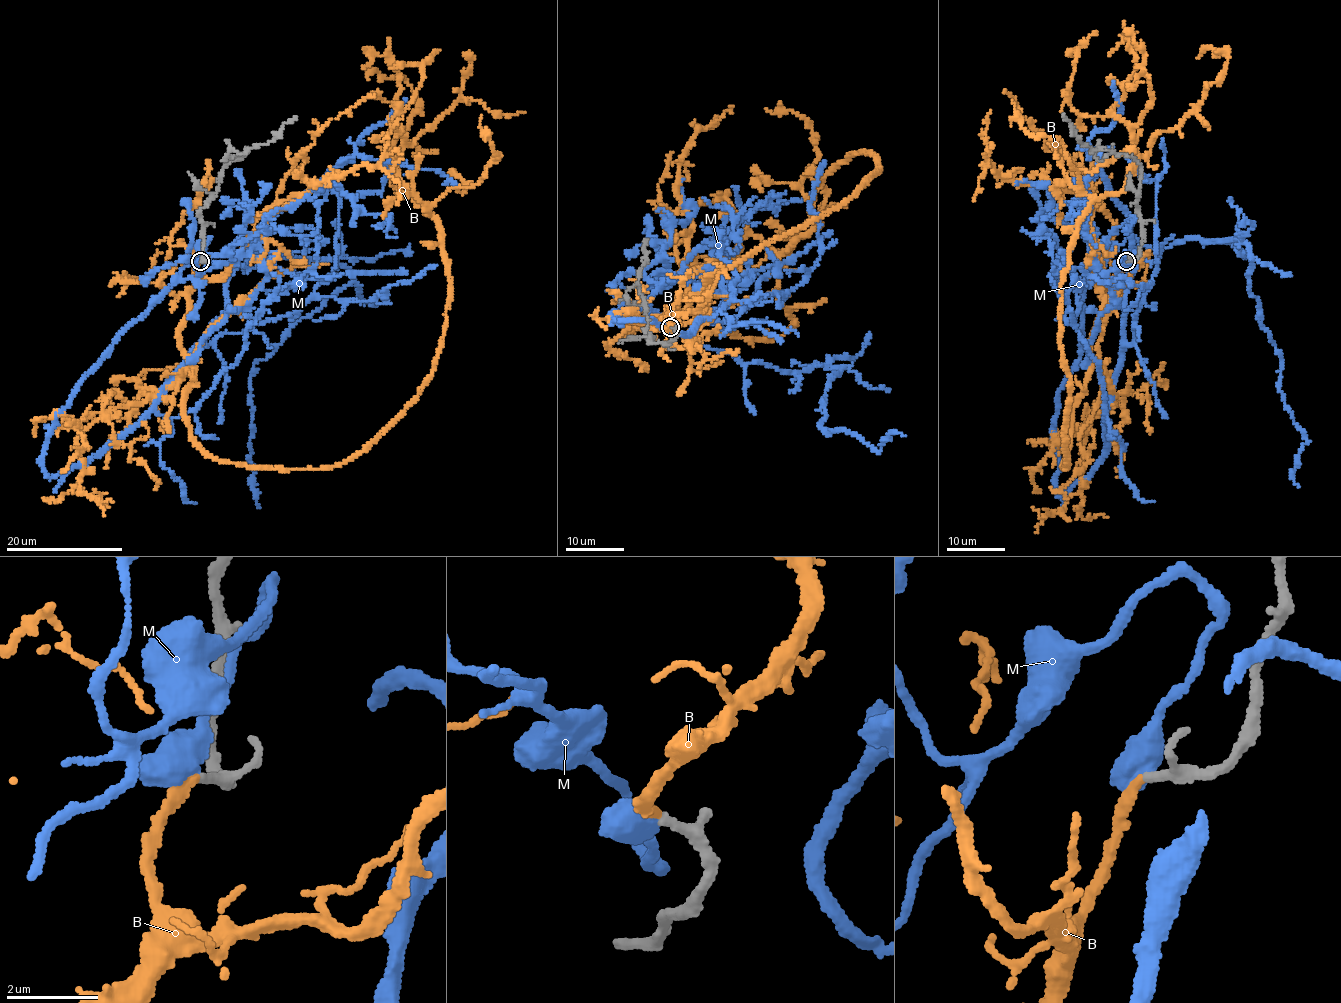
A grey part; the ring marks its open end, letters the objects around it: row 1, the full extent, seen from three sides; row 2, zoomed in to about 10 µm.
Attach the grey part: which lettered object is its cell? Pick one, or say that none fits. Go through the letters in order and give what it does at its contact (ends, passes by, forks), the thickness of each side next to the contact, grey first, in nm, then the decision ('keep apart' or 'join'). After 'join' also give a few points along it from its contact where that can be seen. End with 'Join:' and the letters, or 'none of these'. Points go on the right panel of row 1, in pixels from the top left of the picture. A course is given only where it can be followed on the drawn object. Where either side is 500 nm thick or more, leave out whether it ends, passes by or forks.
B: it ends | 170/200 nm | join | via (1126, 261), (1090, 339), (1067, 467), (1068, 247), (1091, 202), (1193, 114), (1228, 51), (1197, 57)
M: it passes by | 170/480 nm | keep apart
Join: B

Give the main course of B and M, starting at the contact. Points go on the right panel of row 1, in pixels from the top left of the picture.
B: (1126, 261), (1090, 339), (1067, 467), (1068, 247), (1091, 202), (1193, 114), (1228, 51), (1197, 57)
M: (1126, 261), (1129, 236), (1080, 301), (1059, 496), (1108, 447), (1133, 254), (1238, 236), (1307, 440), (1300, 487)

